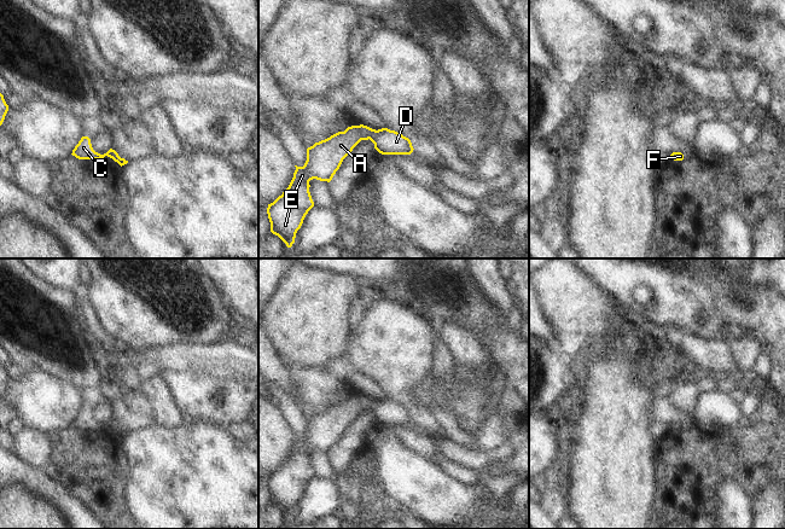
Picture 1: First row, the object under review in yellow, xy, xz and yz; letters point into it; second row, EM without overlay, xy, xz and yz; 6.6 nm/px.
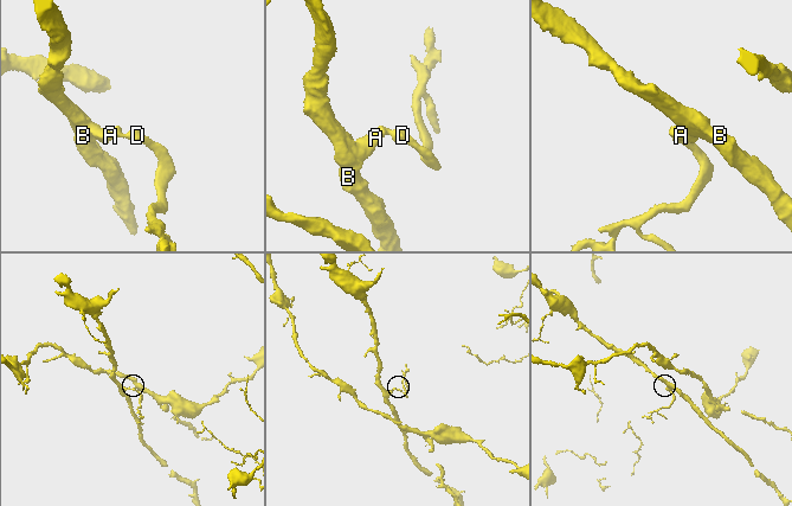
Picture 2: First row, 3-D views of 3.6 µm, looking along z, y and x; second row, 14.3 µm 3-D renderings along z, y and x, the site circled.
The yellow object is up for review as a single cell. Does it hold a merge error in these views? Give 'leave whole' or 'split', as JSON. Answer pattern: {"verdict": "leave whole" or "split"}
{"verdict": "leave whole"}

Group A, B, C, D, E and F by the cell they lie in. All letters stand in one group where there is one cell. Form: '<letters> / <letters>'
A B C D E F

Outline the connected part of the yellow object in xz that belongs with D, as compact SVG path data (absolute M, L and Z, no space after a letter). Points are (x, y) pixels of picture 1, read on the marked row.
M364 124L348 127L344 132L308 147L304 165L295 165L296 170L289 187L267 208L271 232L287 248L295 243L297 231L314 207L309 181L316 179L330 182L353 149L361 140L368 139L382 155L411 155L414 150L411 140L395 130L376 130Z

